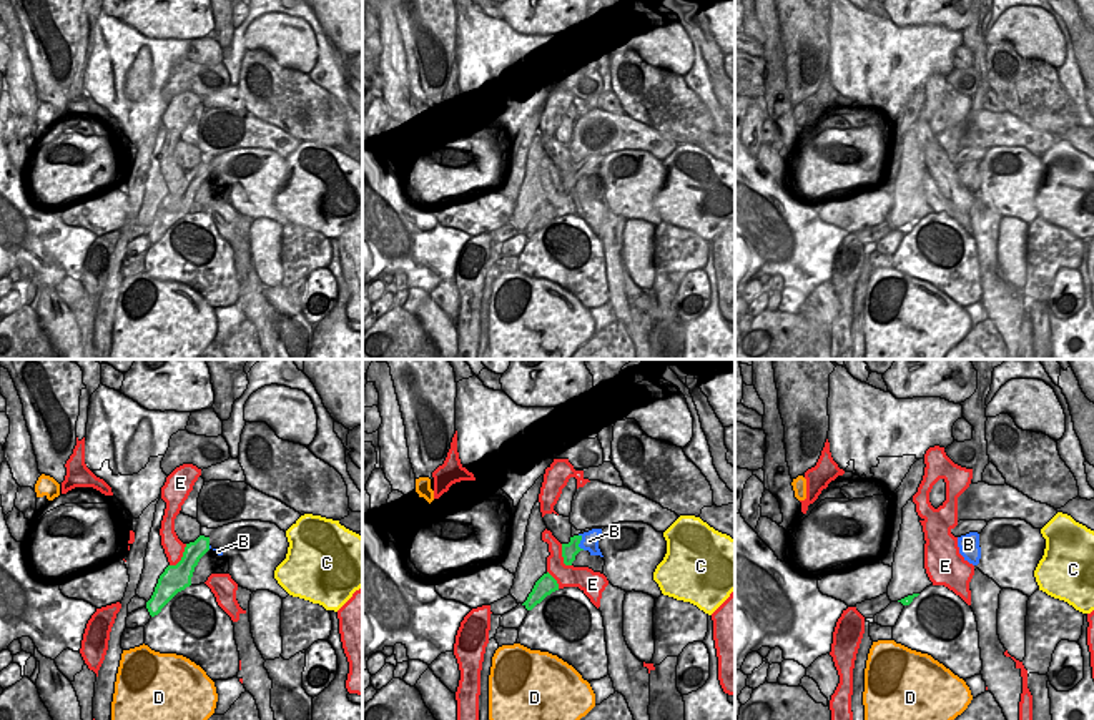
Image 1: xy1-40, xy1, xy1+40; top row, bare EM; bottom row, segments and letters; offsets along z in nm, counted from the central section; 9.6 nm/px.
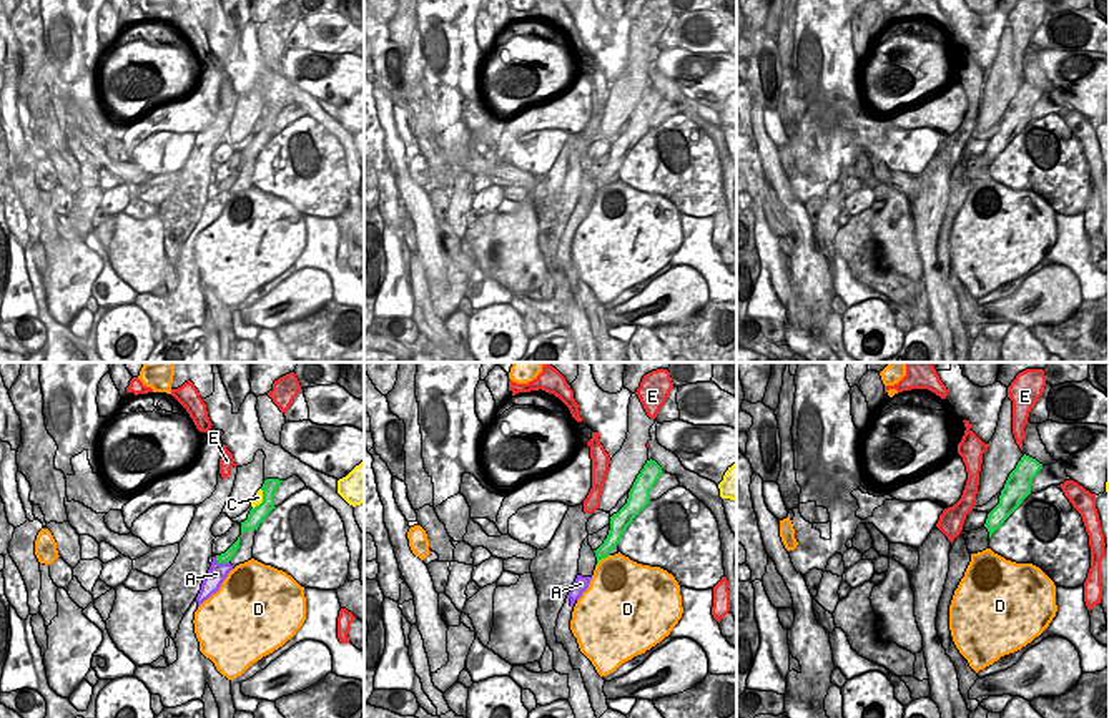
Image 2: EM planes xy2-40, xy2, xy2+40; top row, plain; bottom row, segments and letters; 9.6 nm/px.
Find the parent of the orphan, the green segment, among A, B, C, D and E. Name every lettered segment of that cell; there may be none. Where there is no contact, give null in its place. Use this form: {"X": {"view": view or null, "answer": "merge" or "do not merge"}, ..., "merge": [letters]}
{"A": {"view": "xy2-40", "answer": "merge"}, "B": {"view": "xy1", "answer": "do not merge"}, "C": {"view": "xy2-40", "answer": "do not merge"}, "D": {"view": "xy2", "answer": "do not merge"}, "E": {"view": "xy1-40", "answer": "do not merge"}, "merge": ["A"]}

